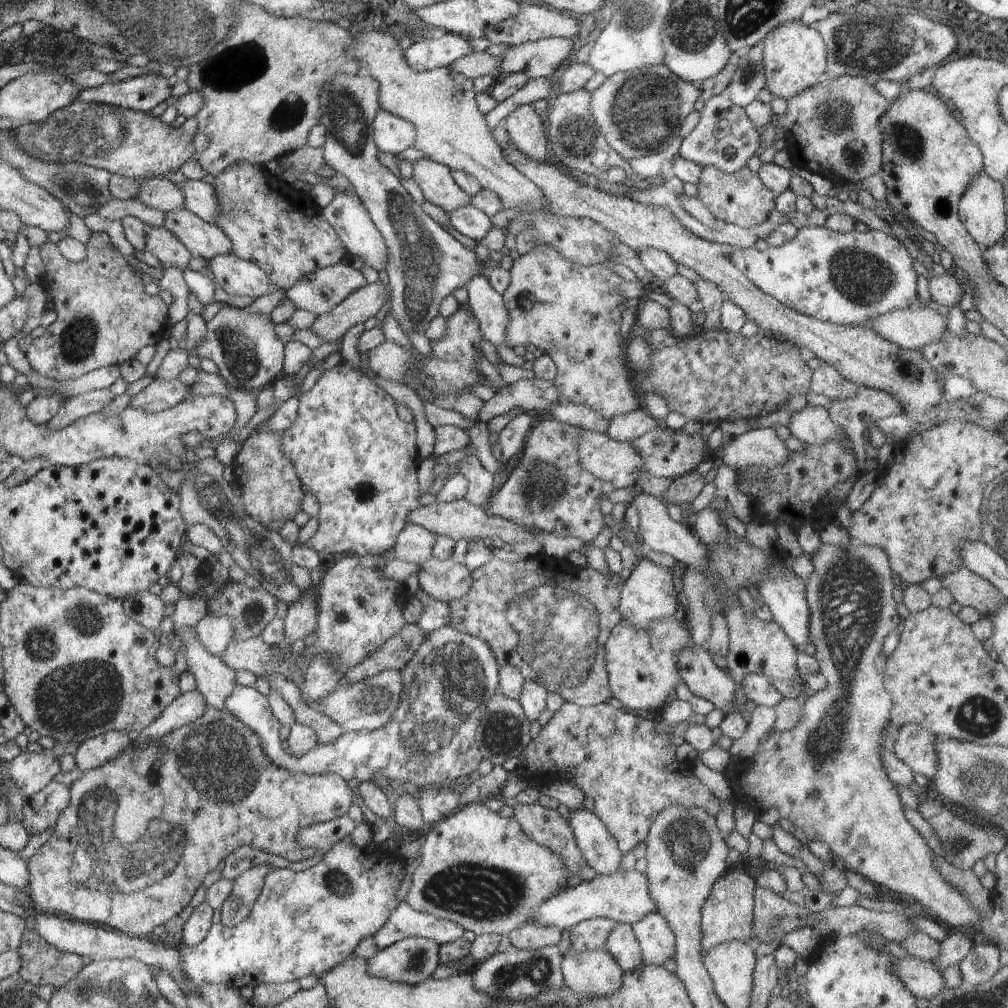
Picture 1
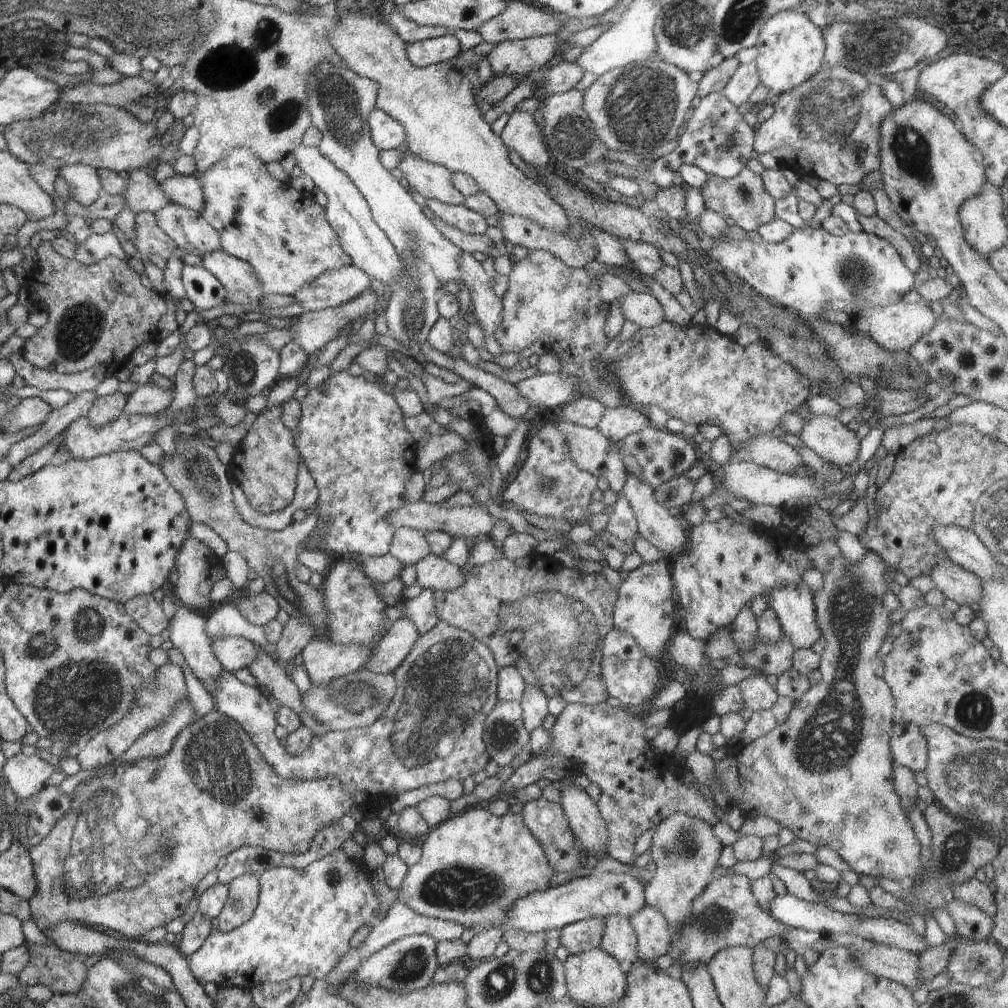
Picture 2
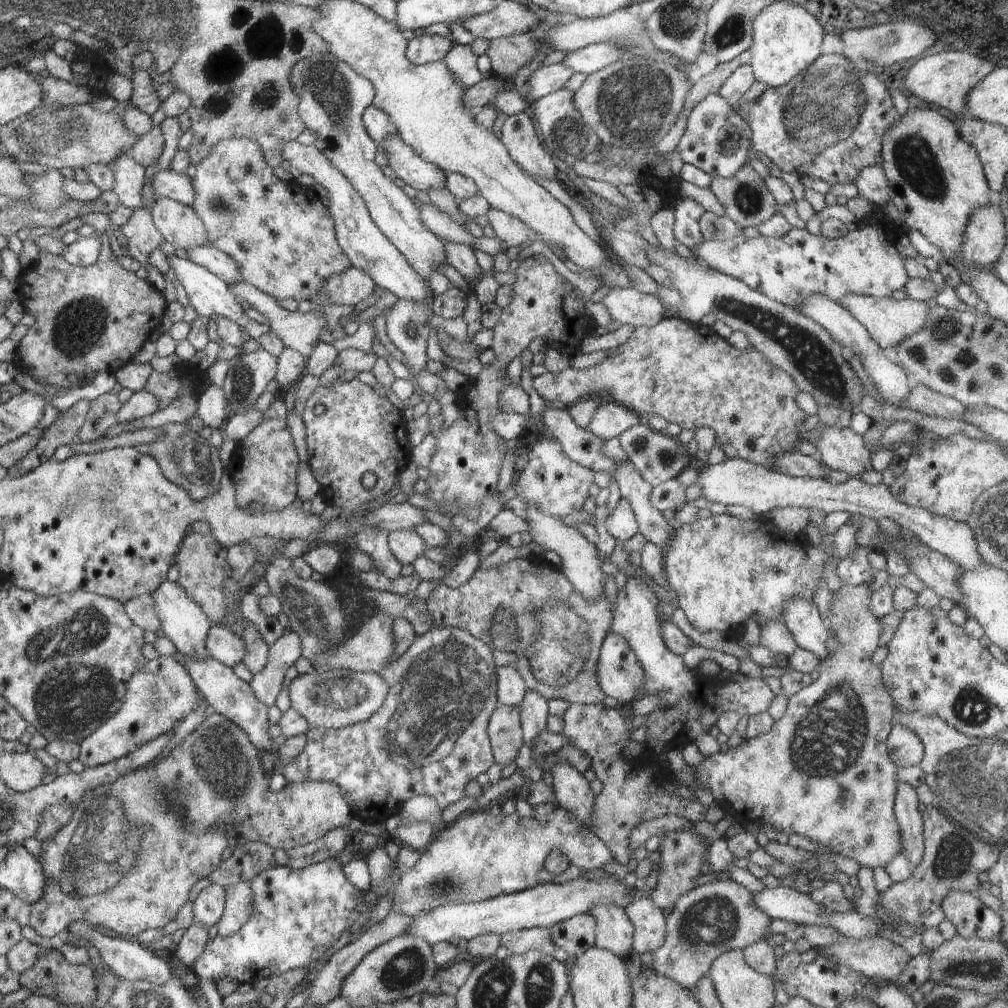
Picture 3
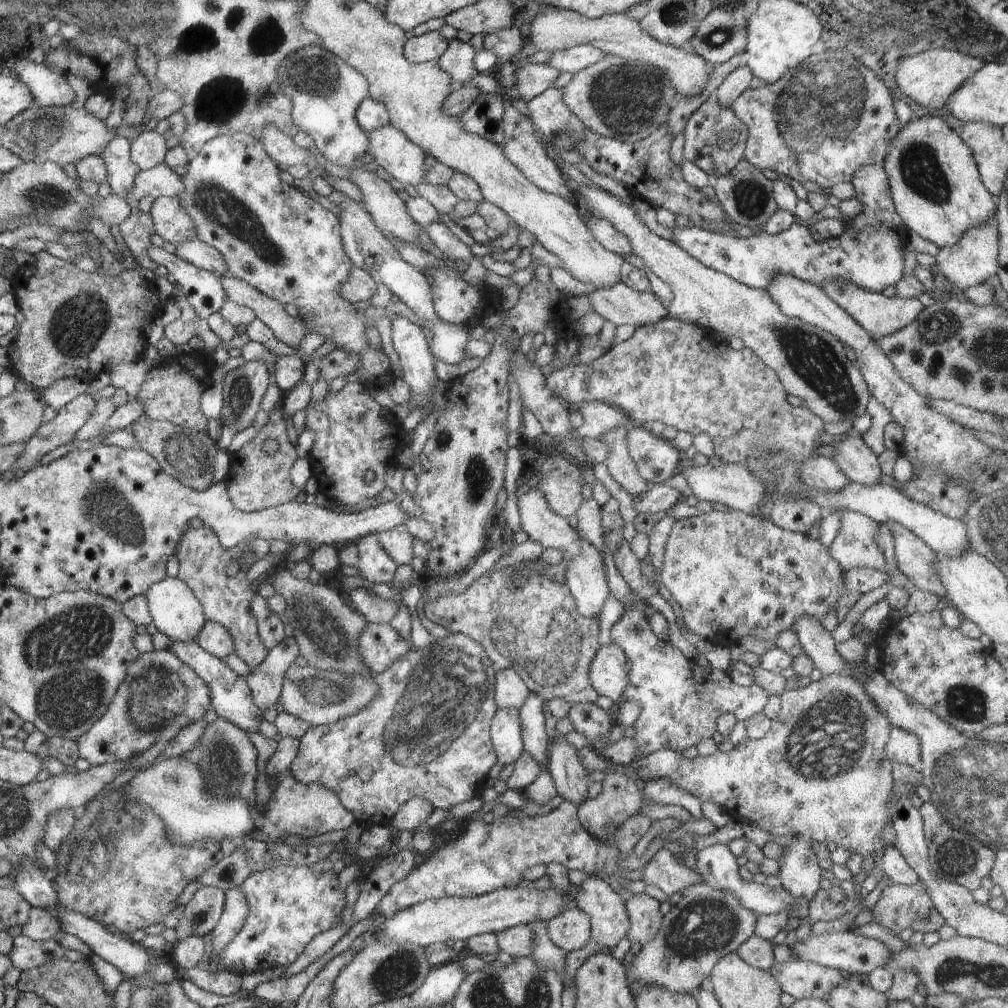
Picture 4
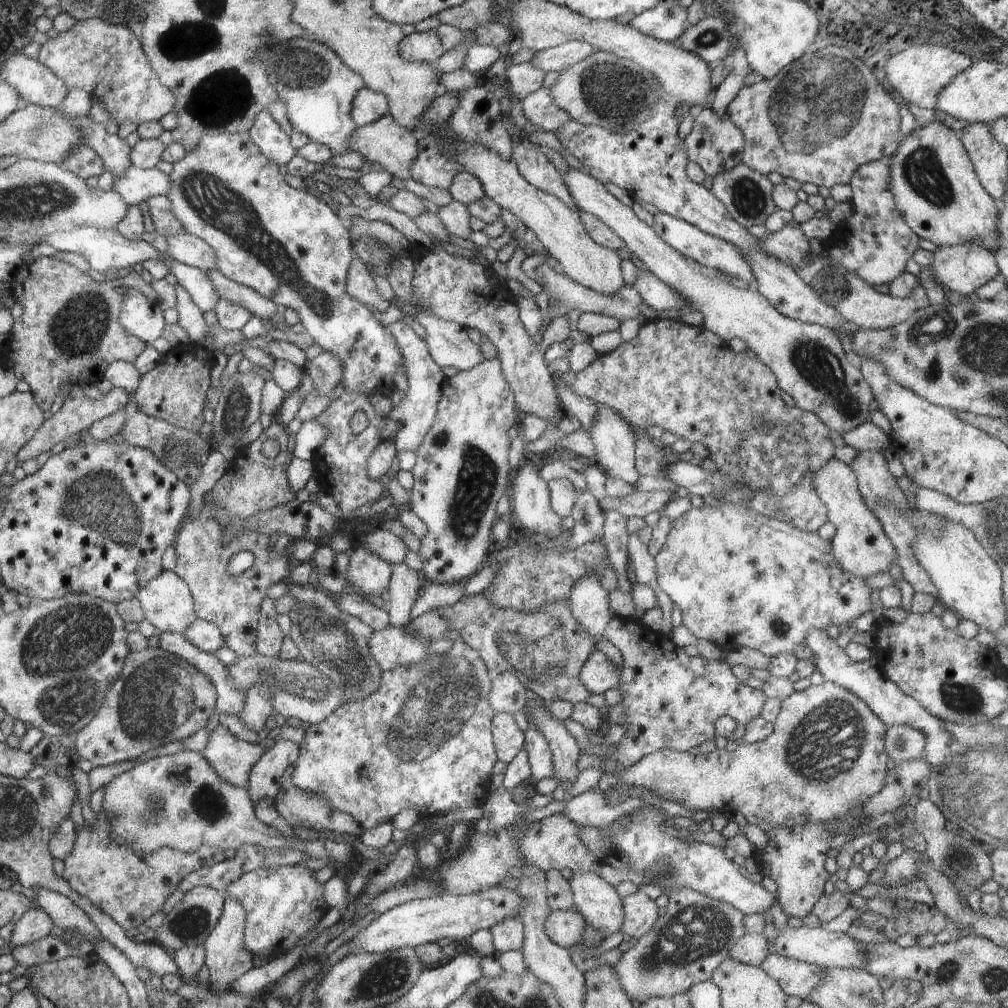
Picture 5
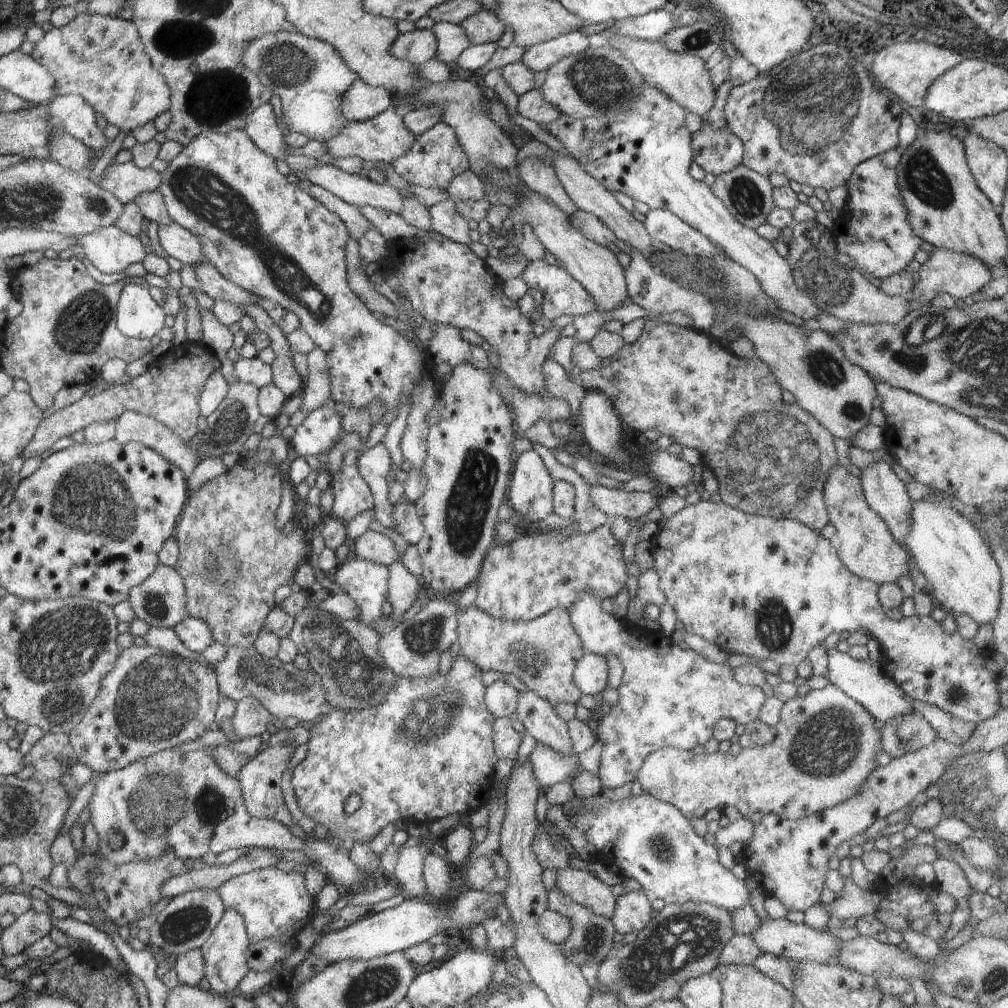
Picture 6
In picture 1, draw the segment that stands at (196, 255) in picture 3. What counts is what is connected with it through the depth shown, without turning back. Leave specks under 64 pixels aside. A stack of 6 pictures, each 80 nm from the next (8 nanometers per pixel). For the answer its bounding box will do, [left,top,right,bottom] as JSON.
[206,253,280,299]

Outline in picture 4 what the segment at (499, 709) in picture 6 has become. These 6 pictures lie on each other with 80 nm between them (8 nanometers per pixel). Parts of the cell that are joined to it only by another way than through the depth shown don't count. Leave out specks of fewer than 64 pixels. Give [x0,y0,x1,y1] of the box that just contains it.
[494,668,531,710]

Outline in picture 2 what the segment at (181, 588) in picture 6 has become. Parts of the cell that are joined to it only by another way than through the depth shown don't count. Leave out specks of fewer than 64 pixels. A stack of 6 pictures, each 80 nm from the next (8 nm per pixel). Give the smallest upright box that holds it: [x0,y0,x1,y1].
[168,598,225,697]

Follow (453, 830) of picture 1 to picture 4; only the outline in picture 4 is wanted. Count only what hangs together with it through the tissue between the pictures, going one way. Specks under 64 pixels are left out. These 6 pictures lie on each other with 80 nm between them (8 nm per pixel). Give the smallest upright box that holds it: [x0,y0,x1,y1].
[378,800,626,919]

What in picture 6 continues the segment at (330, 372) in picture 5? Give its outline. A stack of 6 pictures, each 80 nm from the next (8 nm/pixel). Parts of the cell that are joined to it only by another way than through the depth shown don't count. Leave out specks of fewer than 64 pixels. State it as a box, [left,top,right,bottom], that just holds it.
[300,347,331,414]

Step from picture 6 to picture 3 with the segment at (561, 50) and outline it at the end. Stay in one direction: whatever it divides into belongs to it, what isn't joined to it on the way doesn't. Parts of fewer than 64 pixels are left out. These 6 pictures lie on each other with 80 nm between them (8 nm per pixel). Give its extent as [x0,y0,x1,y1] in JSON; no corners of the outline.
[561,42,622,75]

